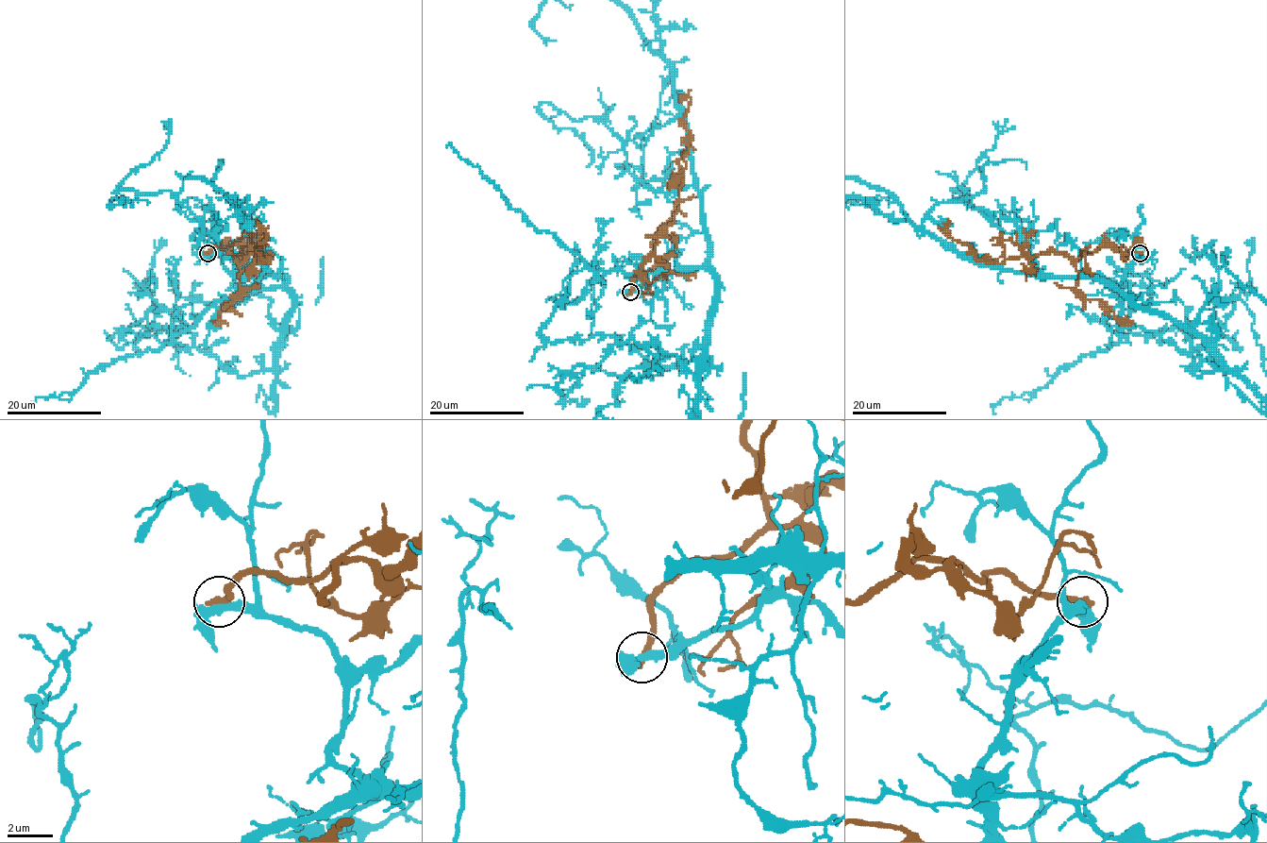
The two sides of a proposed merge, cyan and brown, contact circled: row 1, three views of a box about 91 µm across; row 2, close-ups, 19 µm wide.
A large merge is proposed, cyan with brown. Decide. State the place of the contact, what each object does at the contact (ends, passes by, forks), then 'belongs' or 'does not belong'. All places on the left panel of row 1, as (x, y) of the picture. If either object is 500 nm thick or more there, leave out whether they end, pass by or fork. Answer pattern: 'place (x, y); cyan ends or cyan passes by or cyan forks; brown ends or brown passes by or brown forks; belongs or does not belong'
place (208, 253); cyan forks; brown ends; does not belong

